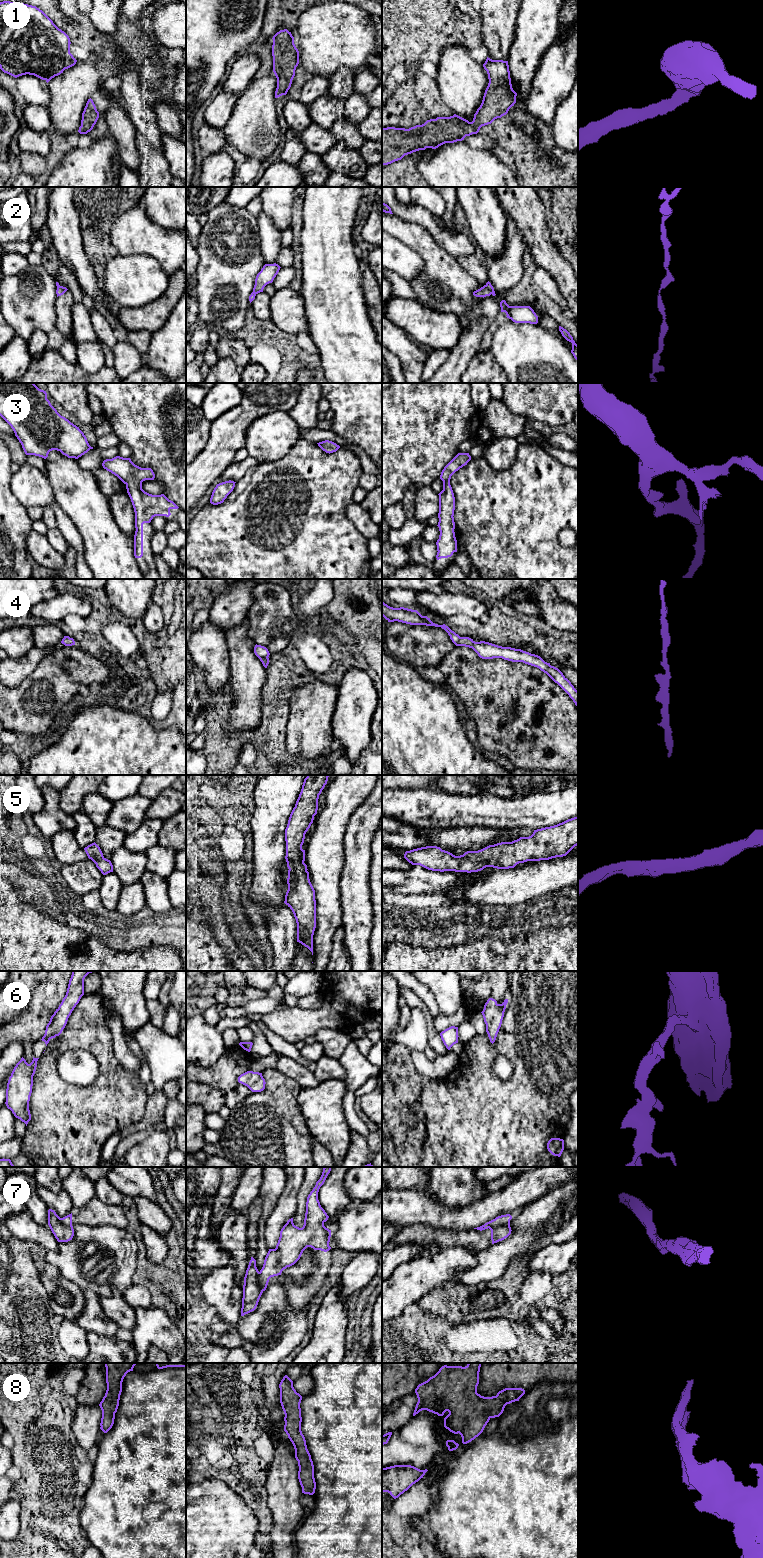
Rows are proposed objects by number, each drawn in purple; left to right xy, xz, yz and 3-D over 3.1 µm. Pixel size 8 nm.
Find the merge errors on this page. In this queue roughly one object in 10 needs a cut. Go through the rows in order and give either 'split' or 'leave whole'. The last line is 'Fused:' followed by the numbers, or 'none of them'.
1: leave whole
2: leave whole
3: leave whole
4: leave whole
5: leave whole
6: leave whole
7: split
8: leave whole
Fused: 7

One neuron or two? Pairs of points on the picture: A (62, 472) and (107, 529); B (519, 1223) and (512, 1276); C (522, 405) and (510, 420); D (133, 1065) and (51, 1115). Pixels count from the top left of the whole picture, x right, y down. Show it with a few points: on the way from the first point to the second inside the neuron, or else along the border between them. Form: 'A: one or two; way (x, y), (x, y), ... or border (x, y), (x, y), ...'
A: one; way (77, 485), (80, 498), (92, 514)
B: two; border (534, 1253), (528, 1252), (516, 1256), (499, 1277)
C: two; border (502, 400), (509, 410), (521, 413), (527, 419)
D: two; border (114, 1049), (120, 1065), (137, 1073)

